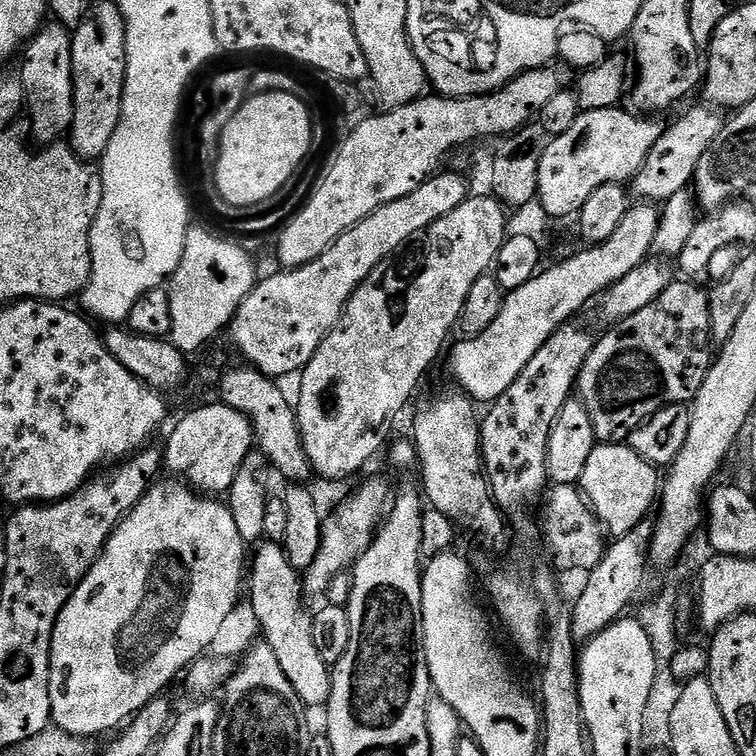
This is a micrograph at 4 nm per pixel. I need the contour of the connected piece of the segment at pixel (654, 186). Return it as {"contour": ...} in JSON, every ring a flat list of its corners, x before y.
{"contour":[[715,107,692,108,677,124,672,124,663,129,658,142,650,150,646,162,638,170,638,174,631,181,630,188,637,197,647,198,652,202,665,202,678,191,687,189,693,183,696,167,706,154,708,143,724,127,726,120]]}

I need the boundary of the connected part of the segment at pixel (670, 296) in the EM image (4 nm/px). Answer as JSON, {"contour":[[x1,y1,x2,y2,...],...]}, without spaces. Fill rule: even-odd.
{"contour":[[684,278,677,279,650,306,630,314,630,318,611,325,604,337,592,345,590,354,580,371,578,400,590,414,594,434,601,444,623,444,628,435,642,426,658,410,671,404,688,404,702,390,706,374,714,359,708,292,701,285]]}

